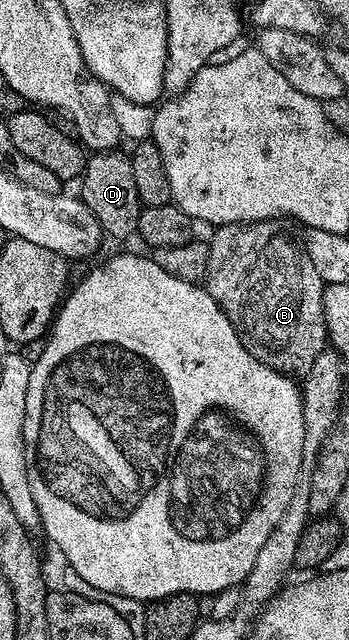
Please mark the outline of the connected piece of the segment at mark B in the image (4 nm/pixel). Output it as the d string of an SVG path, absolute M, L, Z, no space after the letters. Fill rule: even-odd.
M259 219L257 223L224 223L208 239L210 256L204 286L218 302L228 321L236 329L244 349L264 365L287 377L305 377L313 362L327 350L326 318L322 293L324 284L312 257L308 257L303 240L289 235L276 219Z

